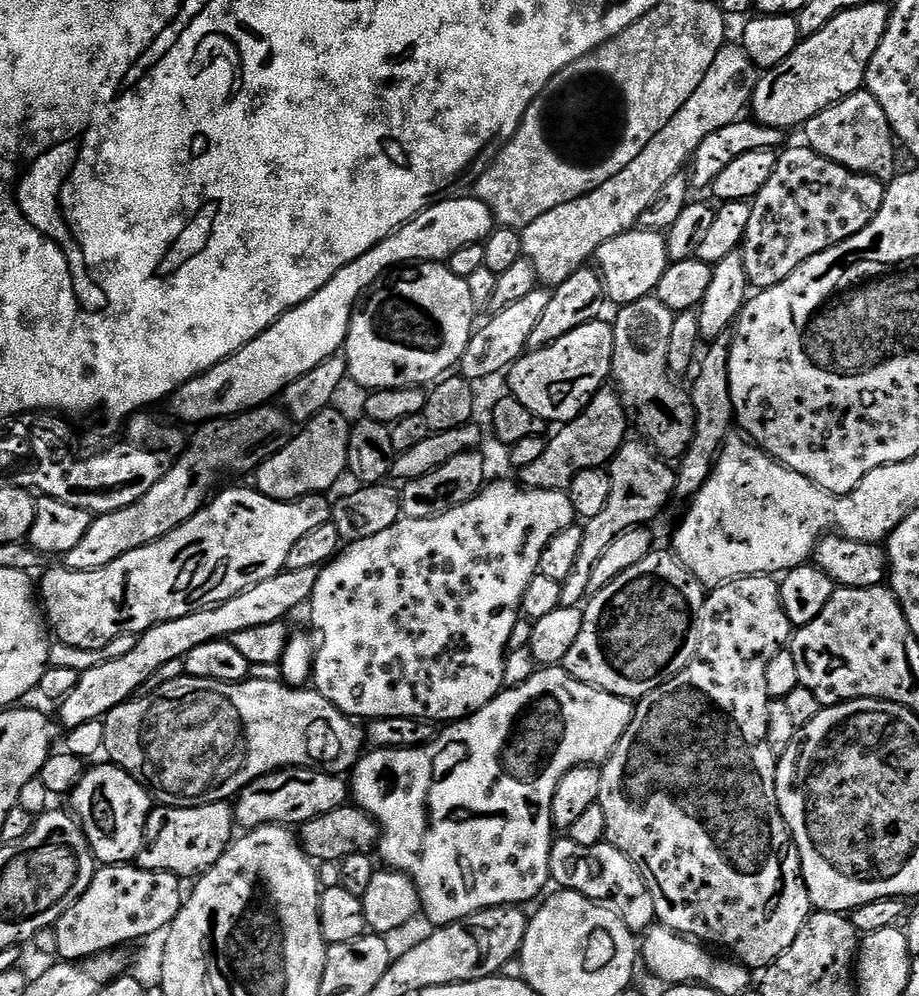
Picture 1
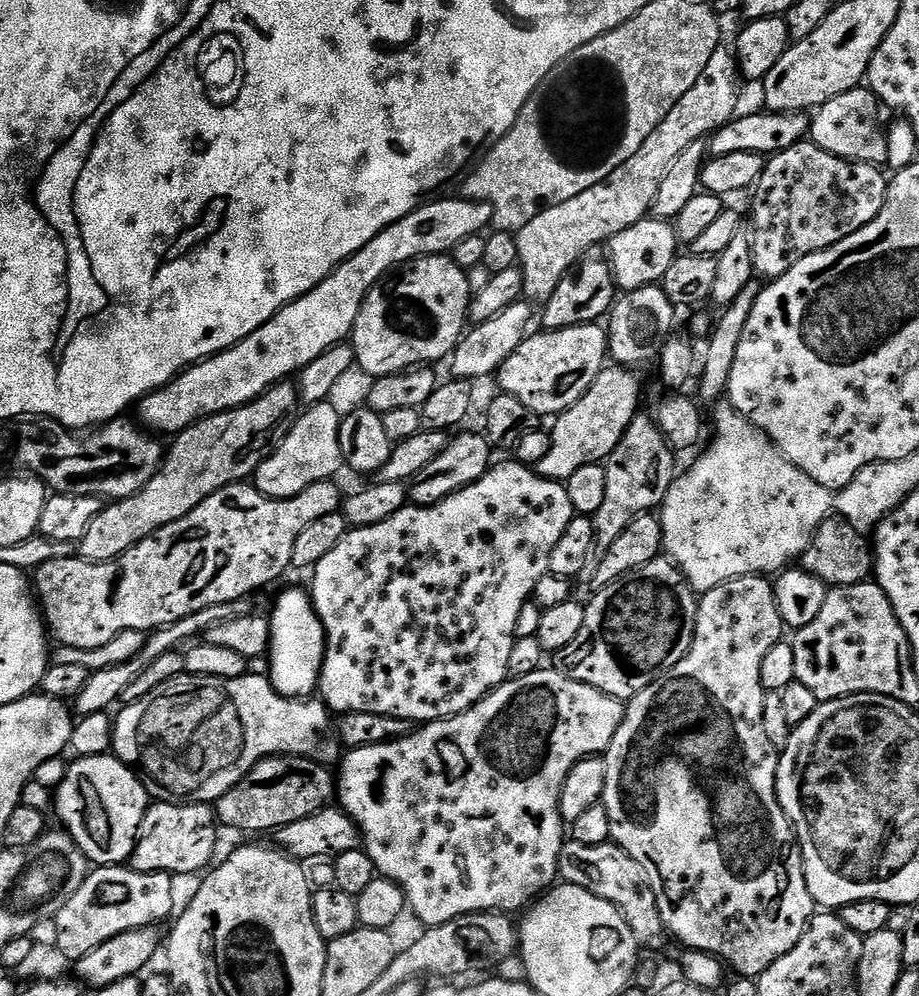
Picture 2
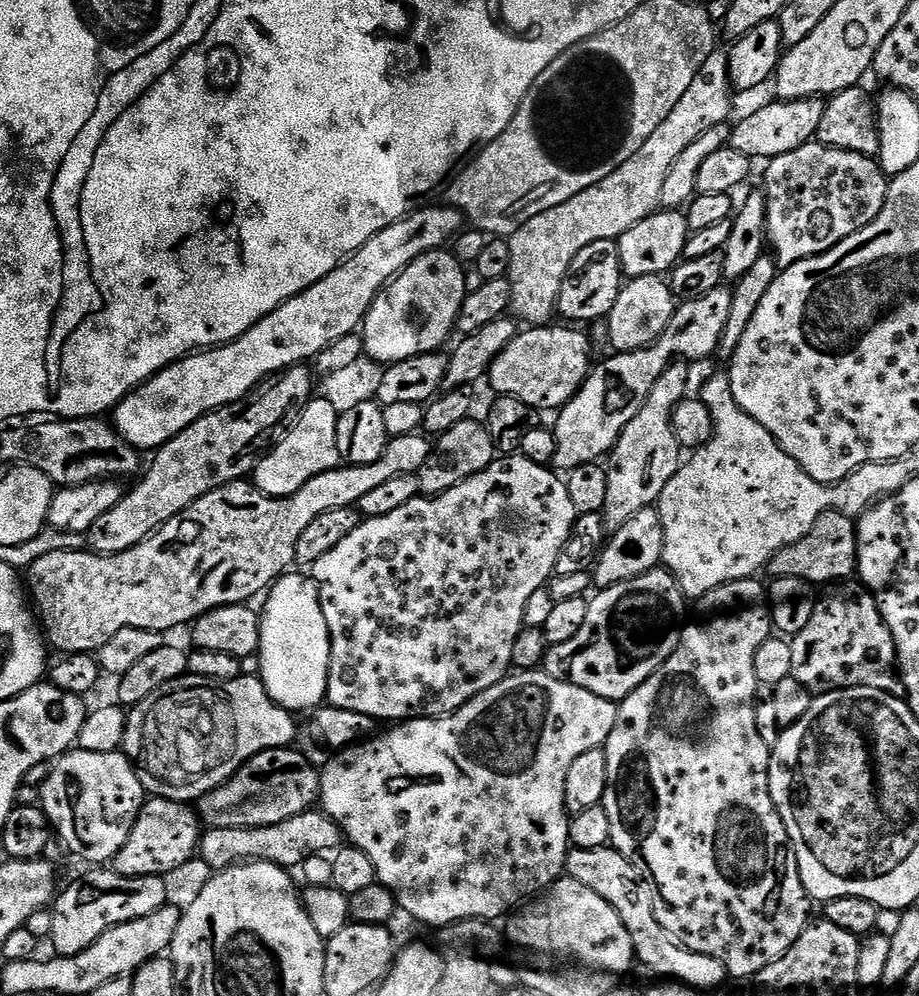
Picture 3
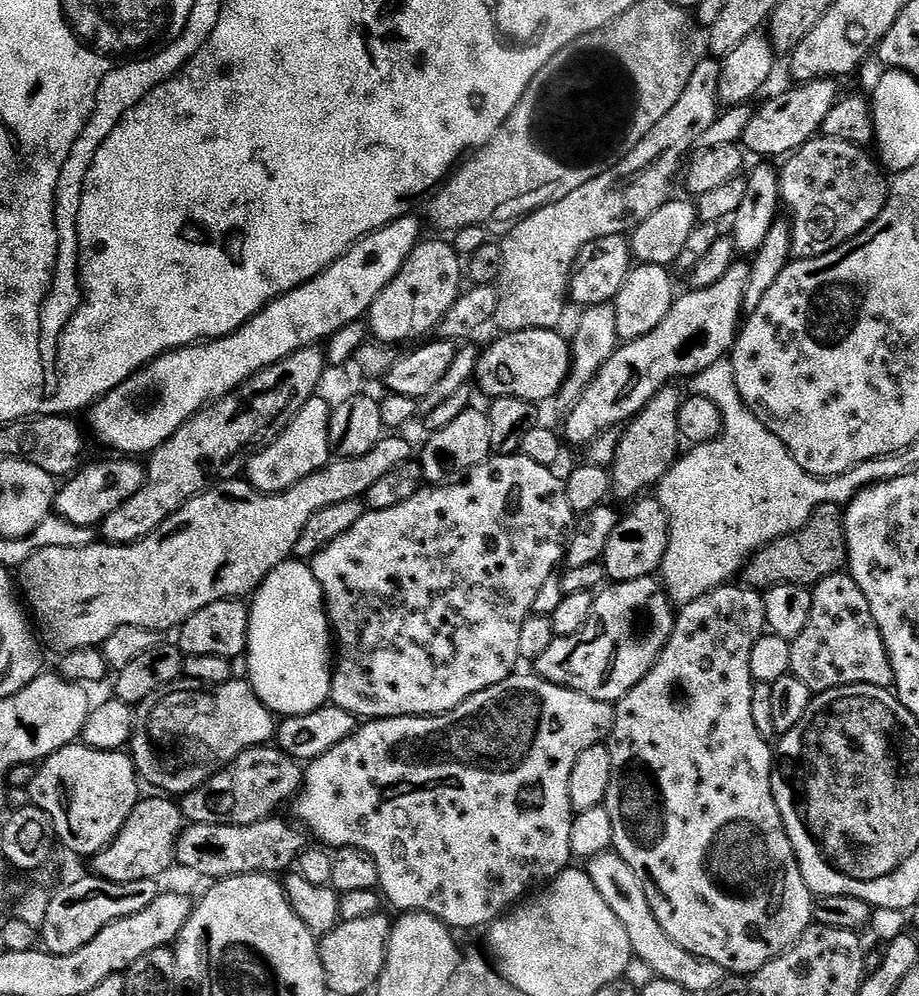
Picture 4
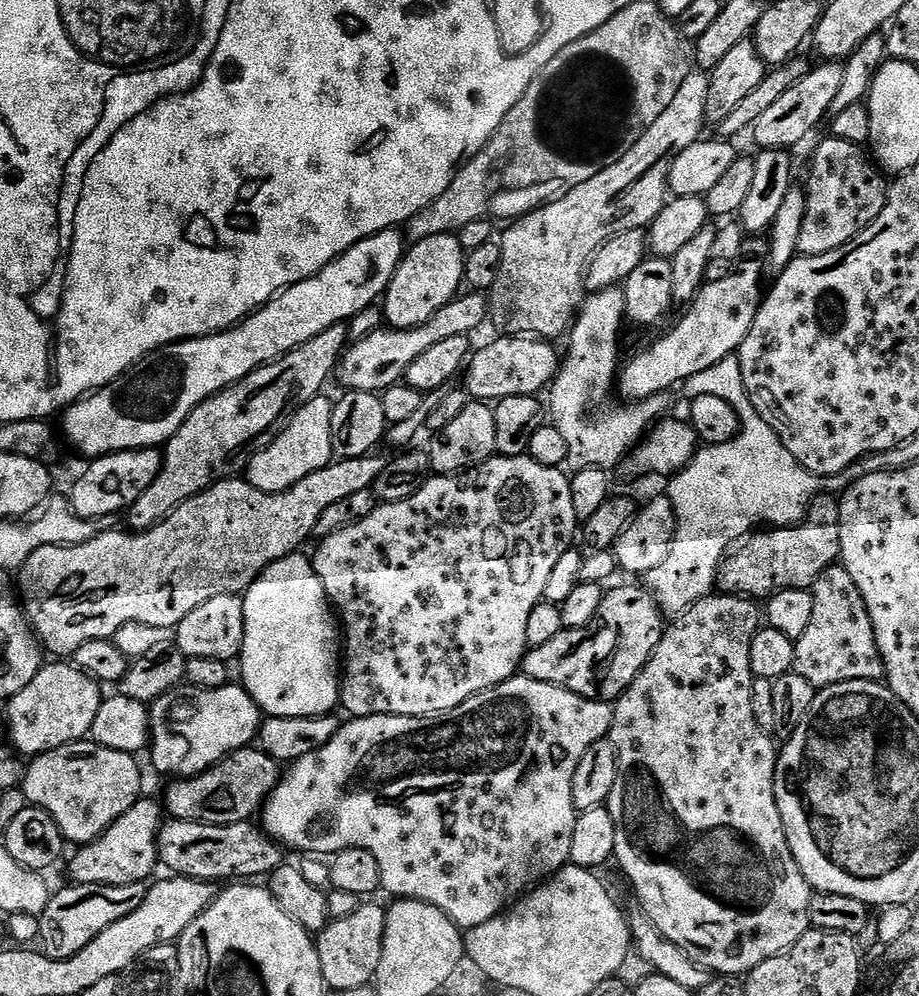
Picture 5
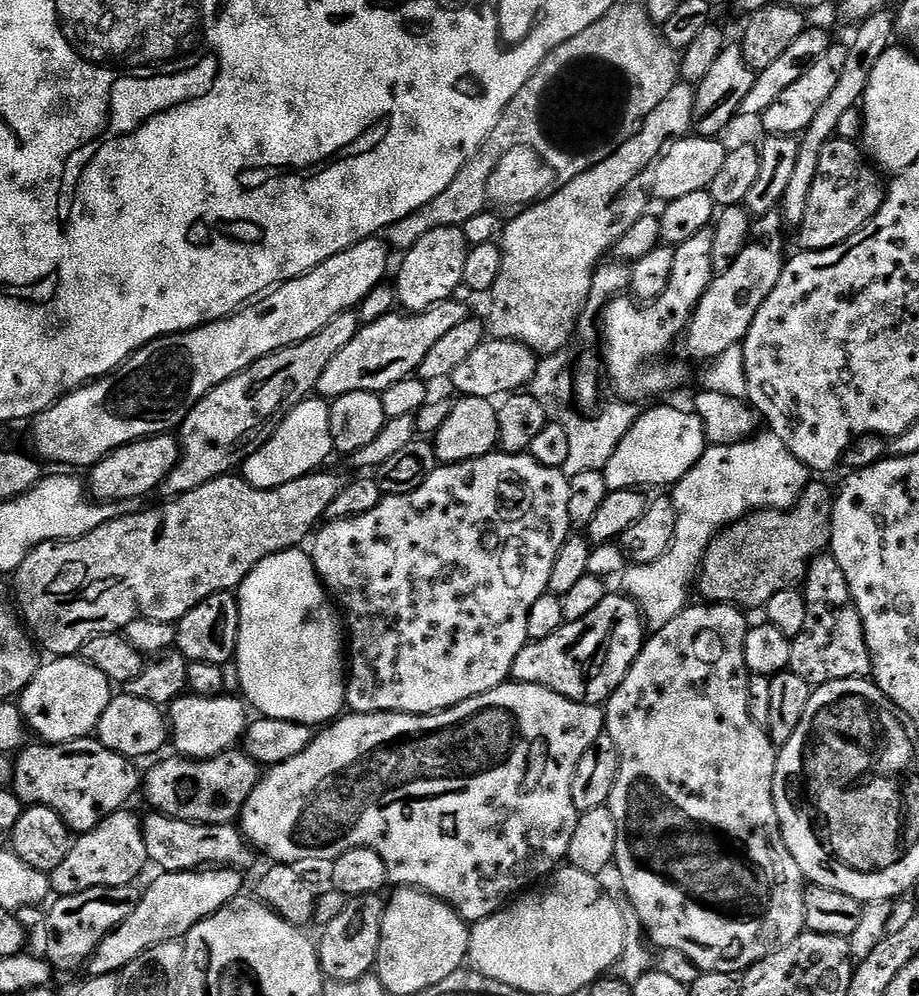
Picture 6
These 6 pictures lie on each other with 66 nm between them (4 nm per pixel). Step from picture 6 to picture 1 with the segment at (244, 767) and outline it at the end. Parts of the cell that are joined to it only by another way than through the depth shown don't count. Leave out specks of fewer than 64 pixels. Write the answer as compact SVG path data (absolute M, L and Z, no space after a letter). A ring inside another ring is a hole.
M278 768L268 772L240 791L234 800L234 820L241 829L251 830L267 824L299 826L310 818L330 814L350 800L350 784L343 775L322 772L318 768Z

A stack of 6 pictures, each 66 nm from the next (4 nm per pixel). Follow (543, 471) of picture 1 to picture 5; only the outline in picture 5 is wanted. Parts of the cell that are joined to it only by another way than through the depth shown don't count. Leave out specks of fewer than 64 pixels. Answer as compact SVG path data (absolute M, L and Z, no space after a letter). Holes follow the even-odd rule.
M745 263L743 266L736 269L732 275L722 278L722 282L714 282L713 284L705 283L704 287L692 297L690 303L687 305L688 313L669 330L665 336L660 336L652 345L649 346L645 352L640 352L628 365L625 363L623 367L619 369L618 372L618 396L620 392L621 401L624 402L641 402L640 400L648 400L651 396L656 396L659 392L664 392L667 388L672 388L675 386L683 385L685 380L688 380L694 374L702 374L702 370L710 370L710 366L715 366L717 362L722 362L722 358L739 353L742 342L746 338L746 334L750 334L750 326L754 326L754 318L758 314L760 309L760 302L762 299L762 288L760 292L760 268L756 264Z

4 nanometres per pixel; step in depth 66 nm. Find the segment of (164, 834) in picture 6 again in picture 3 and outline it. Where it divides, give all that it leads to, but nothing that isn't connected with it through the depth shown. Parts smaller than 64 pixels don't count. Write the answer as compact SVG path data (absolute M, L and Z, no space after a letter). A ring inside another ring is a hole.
M309 810L294 818L286 818L286 822L274 822L274 826L208 828L200 837L198 856L199 859L204 859L205 866L211 870L223 870L231 868L233 864L254 860L296 870L299 864L304 864L323 852L335 853L344 843L344 833L323 810Z

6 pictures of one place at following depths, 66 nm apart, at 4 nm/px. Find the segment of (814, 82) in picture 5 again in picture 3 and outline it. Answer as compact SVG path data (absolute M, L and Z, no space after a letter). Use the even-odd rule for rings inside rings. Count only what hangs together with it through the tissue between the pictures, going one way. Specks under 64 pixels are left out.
M811 96L805 100L777 99L775 103L742 117L734 124L730 141L734 150L742 150L742 154L750 158L761 156L761 161L767 162L774 156L798 150L798 146L813 143L818 126L822 126L825 101L819 96Z

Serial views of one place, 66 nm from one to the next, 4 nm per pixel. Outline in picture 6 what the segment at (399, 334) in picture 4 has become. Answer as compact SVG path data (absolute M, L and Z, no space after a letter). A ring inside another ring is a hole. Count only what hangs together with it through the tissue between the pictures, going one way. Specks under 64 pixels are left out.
M460 226L430 230L430 234L418 238L412 249L403 253L400 273L394 279L399 307L407 313L424 312L438 302L452 299L454 290L464 282L469 247L464 229Z

